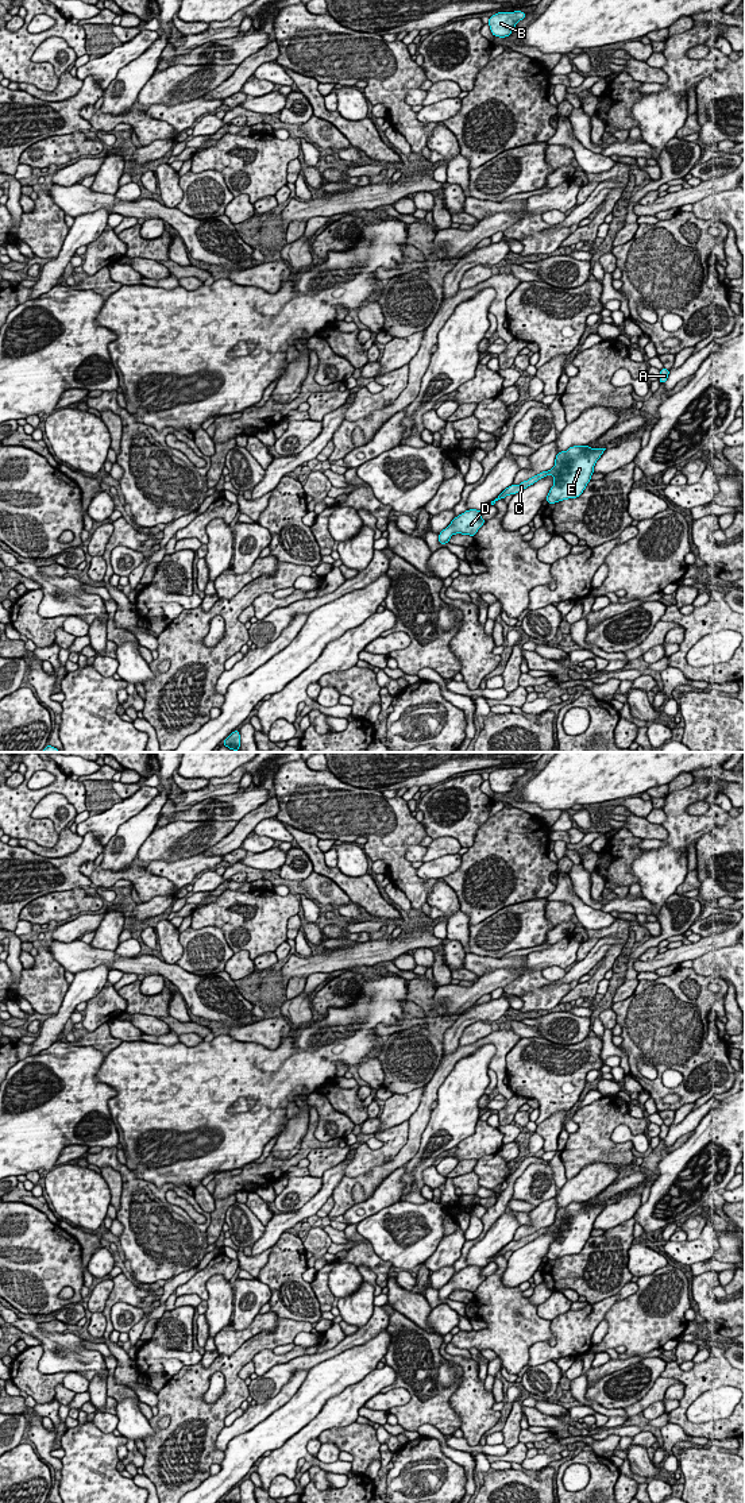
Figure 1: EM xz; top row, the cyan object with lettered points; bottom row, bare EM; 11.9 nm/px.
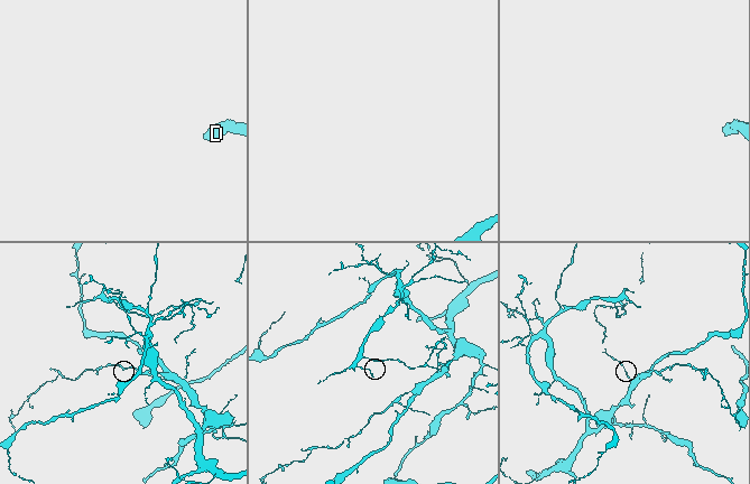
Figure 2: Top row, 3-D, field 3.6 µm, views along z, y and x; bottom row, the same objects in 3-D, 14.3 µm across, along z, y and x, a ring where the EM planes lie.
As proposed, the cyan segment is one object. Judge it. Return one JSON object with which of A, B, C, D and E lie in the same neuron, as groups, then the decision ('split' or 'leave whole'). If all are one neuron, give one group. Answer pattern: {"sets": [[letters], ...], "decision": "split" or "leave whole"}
{"sets": [["A", "B", "C", "D", "E"]], "decision": "leave whole"}

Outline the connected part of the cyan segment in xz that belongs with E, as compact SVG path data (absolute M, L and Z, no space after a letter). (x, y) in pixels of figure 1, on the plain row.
M586 1201L572 1202L567 1207L560 1207L556 1211L555 1222L551 1226L539 1229L520 1241L510 1241L491 1257L491 1261L509 1250L514 1252L516 1249L522 1248L548 1230L553 1233L553 1242L549 1245L545 1256L548 1260L580 1253L587 1240L591 1237L597 1217L605 1206L606 1205L590 1205L588 1201Z

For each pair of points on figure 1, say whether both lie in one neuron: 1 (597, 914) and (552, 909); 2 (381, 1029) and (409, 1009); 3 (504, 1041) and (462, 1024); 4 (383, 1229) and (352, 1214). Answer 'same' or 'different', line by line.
1: different
2: same
3: different
4: different

